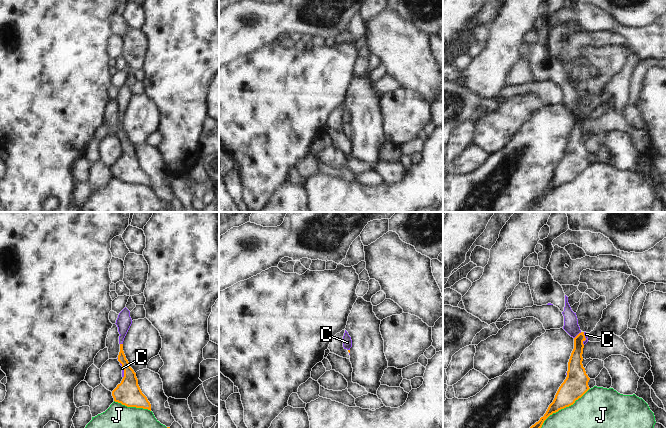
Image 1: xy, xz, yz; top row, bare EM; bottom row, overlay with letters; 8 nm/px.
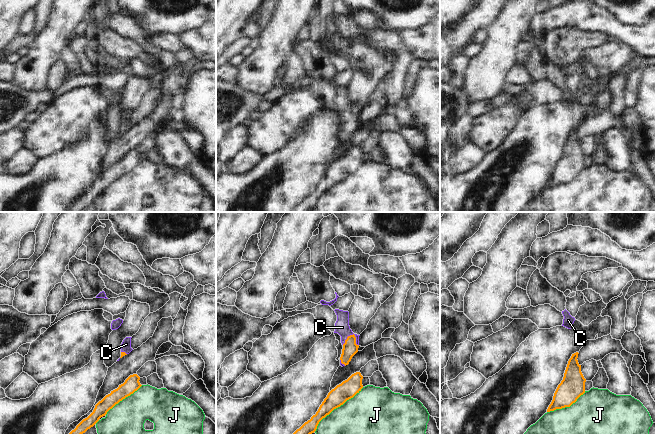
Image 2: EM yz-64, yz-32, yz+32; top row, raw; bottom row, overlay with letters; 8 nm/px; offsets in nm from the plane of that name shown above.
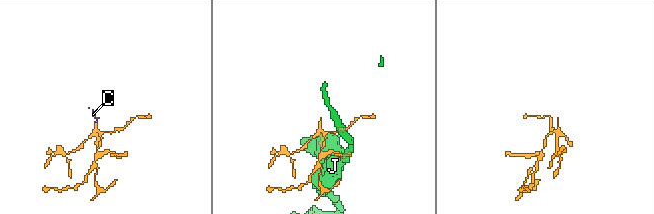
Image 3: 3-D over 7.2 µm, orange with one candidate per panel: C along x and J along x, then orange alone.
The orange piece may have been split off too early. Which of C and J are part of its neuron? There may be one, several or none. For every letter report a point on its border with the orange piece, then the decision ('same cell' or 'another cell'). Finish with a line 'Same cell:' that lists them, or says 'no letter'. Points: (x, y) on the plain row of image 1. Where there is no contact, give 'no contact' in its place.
C: contact yz (577, 111); same cell
J: contact yz (558, 186); another cell
Same cell: C

